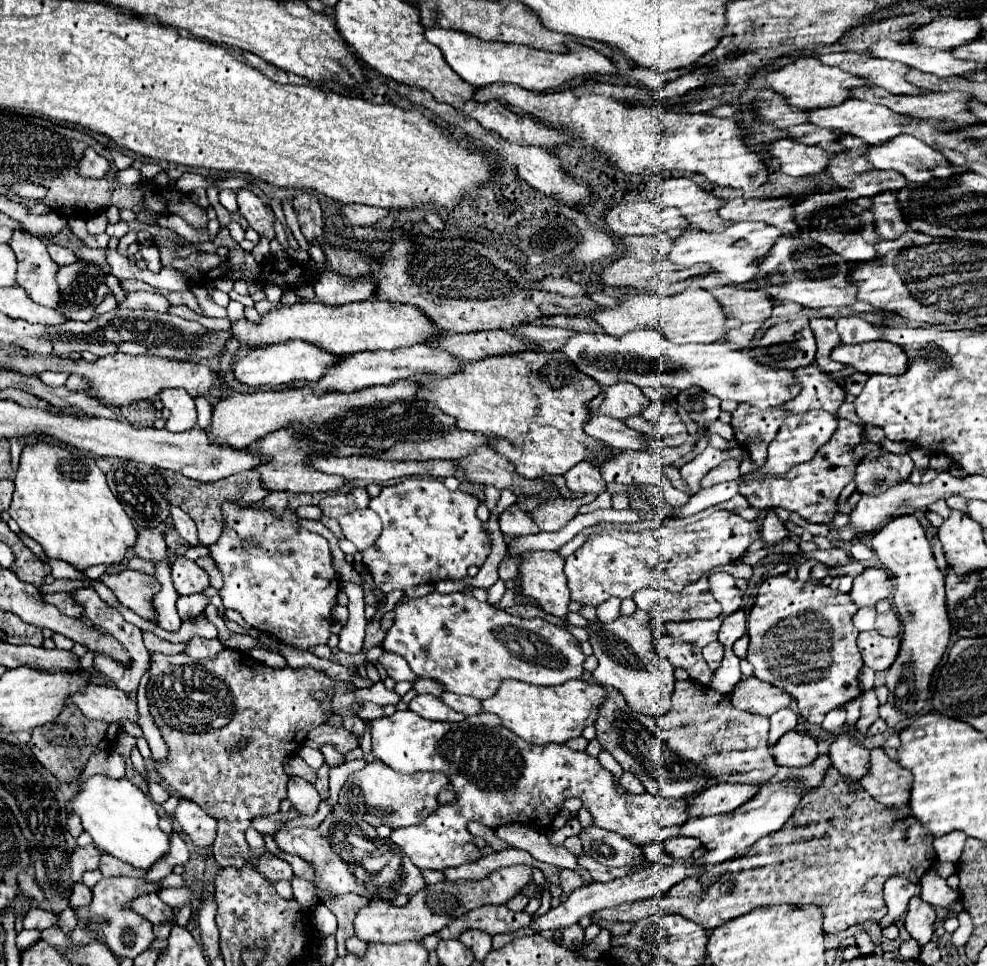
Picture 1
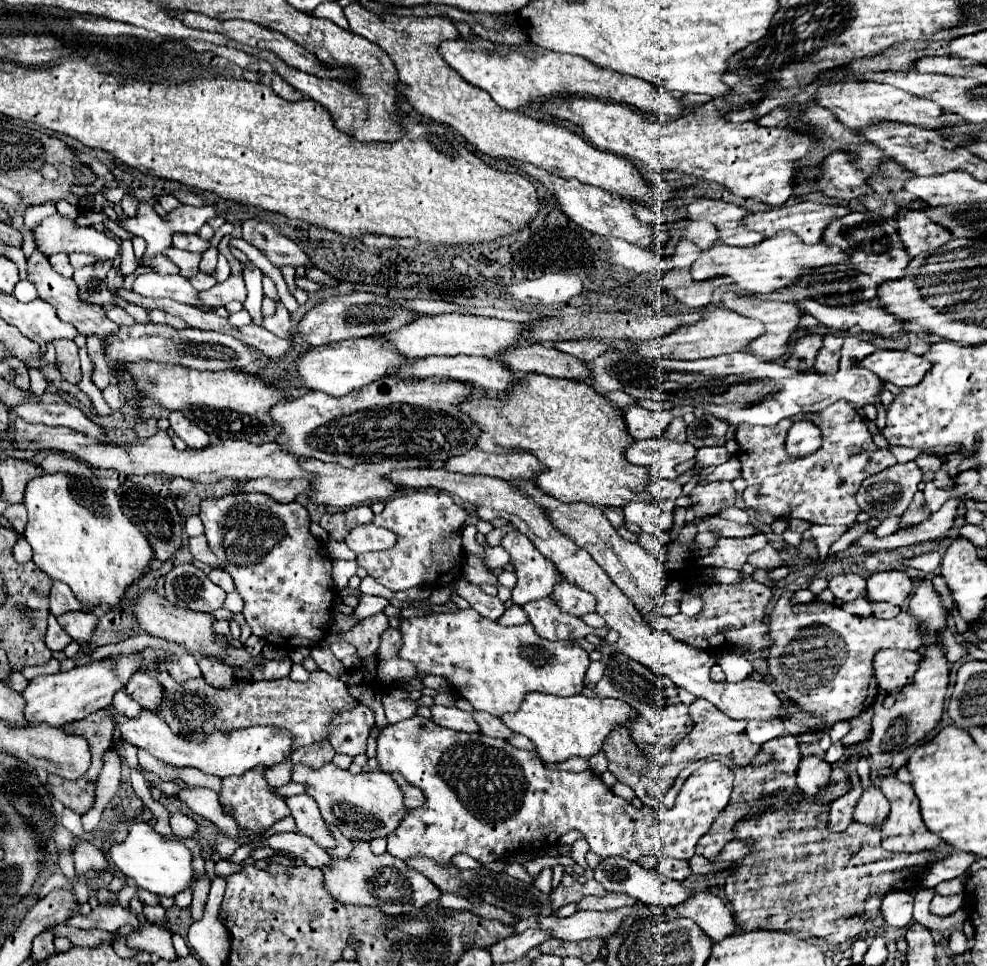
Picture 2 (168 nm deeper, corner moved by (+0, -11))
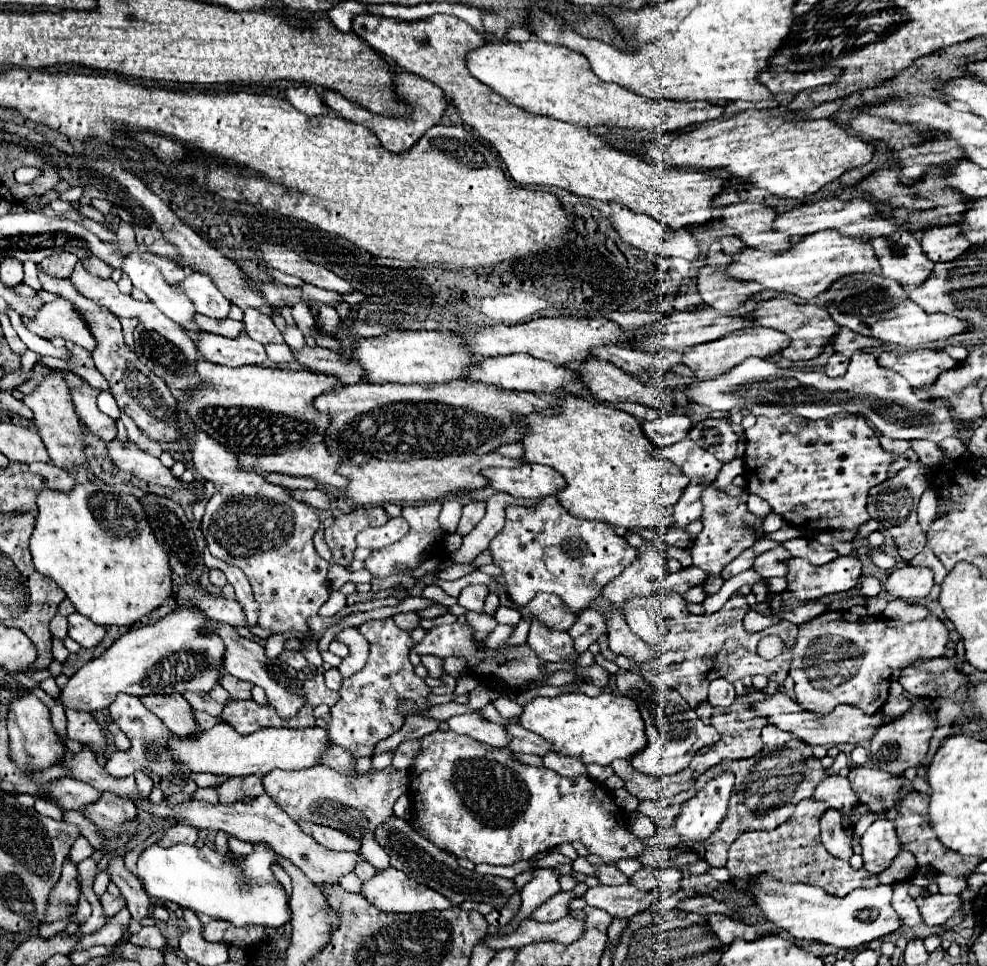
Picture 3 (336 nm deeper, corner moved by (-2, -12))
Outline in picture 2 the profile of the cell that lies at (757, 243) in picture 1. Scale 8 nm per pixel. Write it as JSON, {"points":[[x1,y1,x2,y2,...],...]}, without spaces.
{"points":[[785,230,751,248,715,246,709,252,703,252,701,260,691,268,691,274,695,280,707,280,715,276,733,276,741,288,753,294,769,294,793,284,807,270,829,266,829,264,843,264,847,260,849,260,849,254,843,252,843,248,839,246,825,246,825,244,809,246,803,240,799,240,797,234]]}

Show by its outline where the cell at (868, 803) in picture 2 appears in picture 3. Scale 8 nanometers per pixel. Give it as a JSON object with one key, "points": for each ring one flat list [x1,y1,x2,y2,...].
{"points":[[881,817,871,823,871,827,861,837,861,857,863,867,869,873,881,873,889,867,893,857,901,851,893,821,887,817]]}

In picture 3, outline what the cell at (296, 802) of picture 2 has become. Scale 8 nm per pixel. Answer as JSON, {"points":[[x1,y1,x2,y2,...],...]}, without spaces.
{"points":[[297,821,297,825,303,829,303,833,311,835,315,841,319,841,327,849,333,849,333,851,359,851,361,841,351,839,349,835,345,835,337,829,323,827,323,825,309,823,309,821]]}

